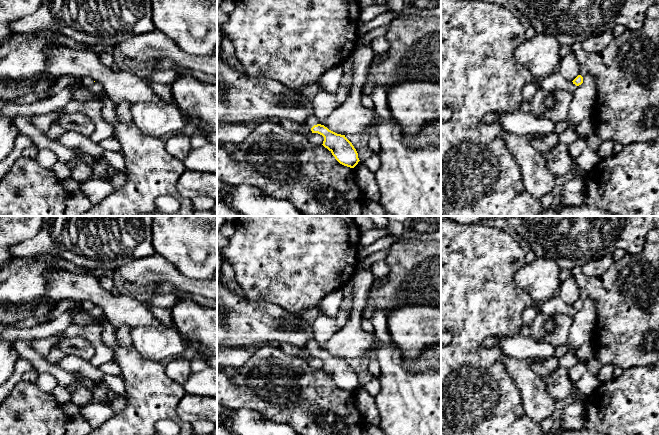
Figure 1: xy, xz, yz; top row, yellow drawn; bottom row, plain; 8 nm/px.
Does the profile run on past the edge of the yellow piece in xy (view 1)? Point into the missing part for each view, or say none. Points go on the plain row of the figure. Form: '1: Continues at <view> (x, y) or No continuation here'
1: No continuation here

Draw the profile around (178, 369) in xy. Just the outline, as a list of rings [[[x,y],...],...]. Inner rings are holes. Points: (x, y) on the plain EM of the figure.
[[[174,357],[165,365],[165,372],[170,379],[182,385],[192,373],[190,361],[182,357]]]

